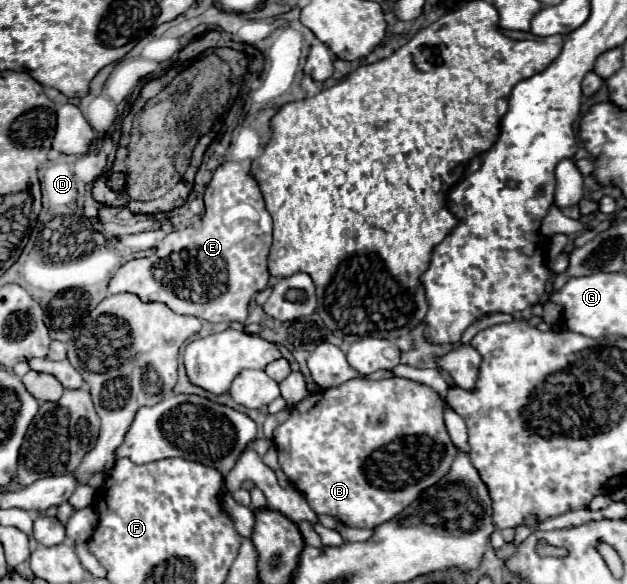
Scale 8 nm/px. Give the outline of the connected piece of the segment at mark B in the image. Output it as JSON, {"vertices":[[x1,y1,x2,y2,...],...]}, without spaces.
{"vertices":[[391,377,391,379,379,379,379,381,371,381,371,379,353,379,353,381,345,381,333,389,325,389,325,391,319,391,319,393,313,393,309,395,305,401,301,401,301,405,293,407,291,409,291,415,285,423,281,423,277,429,275,429,275,435,273,435,273,443,277,447,277,453,279,453,279,465,283,469,283,473,287,475,289,483,299,489,307,503,311,505,311,509,321,515,331,515,335,519,339,519,343,525,349,525,349,527,367,527,367,529,375,529,377,525,385,523,385,521,391,521,393,517,397,517,403,509,407,509,425,489,429,489,431,485,435,485,439,479,443,479,455,457,457,457,457,449,455,445,451,443,451,437,445,429,445,419,443,419,443,413,445,413,445,399,433,391,431,387,423,385,423,383,417,383,417,381,411,381,411,379,403,379,403,377]]}

